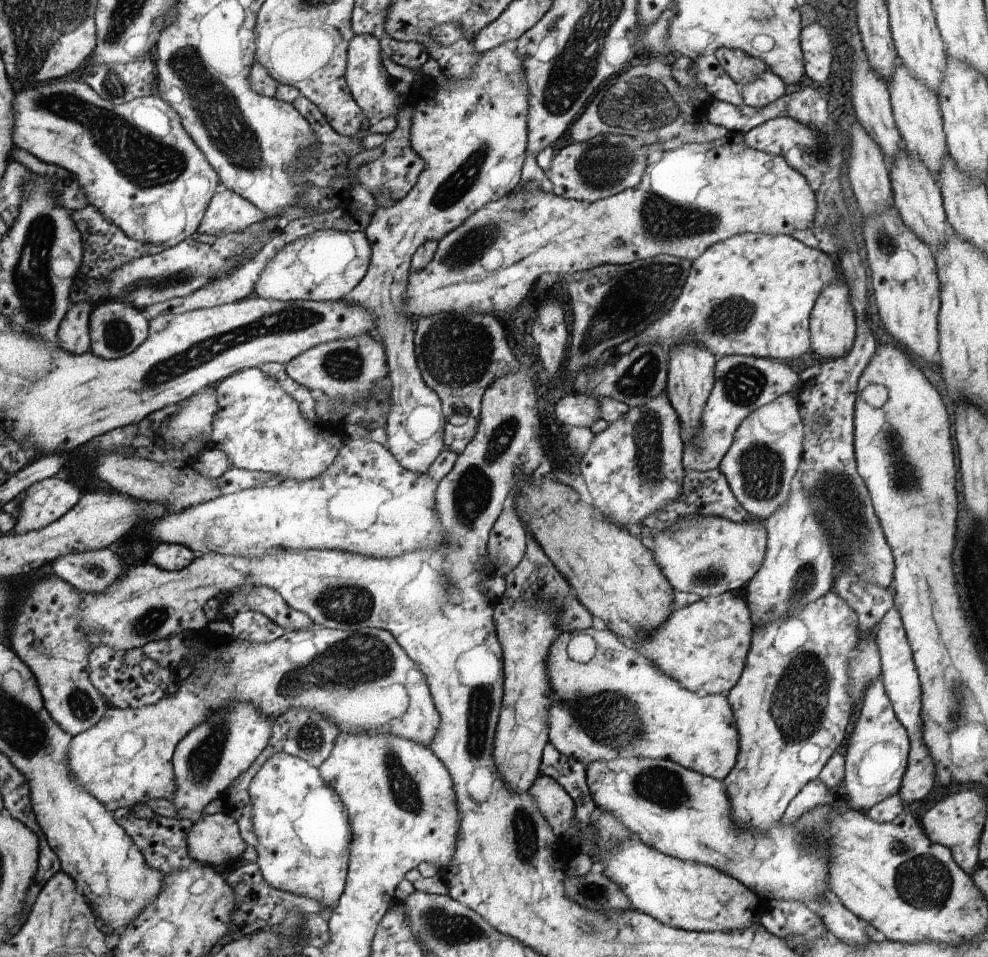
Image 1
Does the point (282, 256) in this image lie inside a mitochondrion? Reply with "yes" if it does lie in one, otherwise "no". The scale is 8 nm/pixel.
no

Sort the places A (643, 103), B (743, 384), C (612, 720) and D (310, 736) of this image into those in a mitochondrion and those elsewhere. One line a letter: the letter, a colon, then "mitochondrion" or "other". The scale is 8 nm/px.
A: mitochondrion
B: mitochondrion
C: mitochondrion
D: mitochondrion

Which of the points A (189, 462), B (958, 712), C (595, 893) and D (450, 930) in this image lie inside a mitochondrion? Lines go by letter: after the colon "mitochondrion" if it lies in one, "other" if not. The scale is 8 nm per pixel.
A: other
B: mitochondrion
C: mitochondrion
D: mitochondrion

